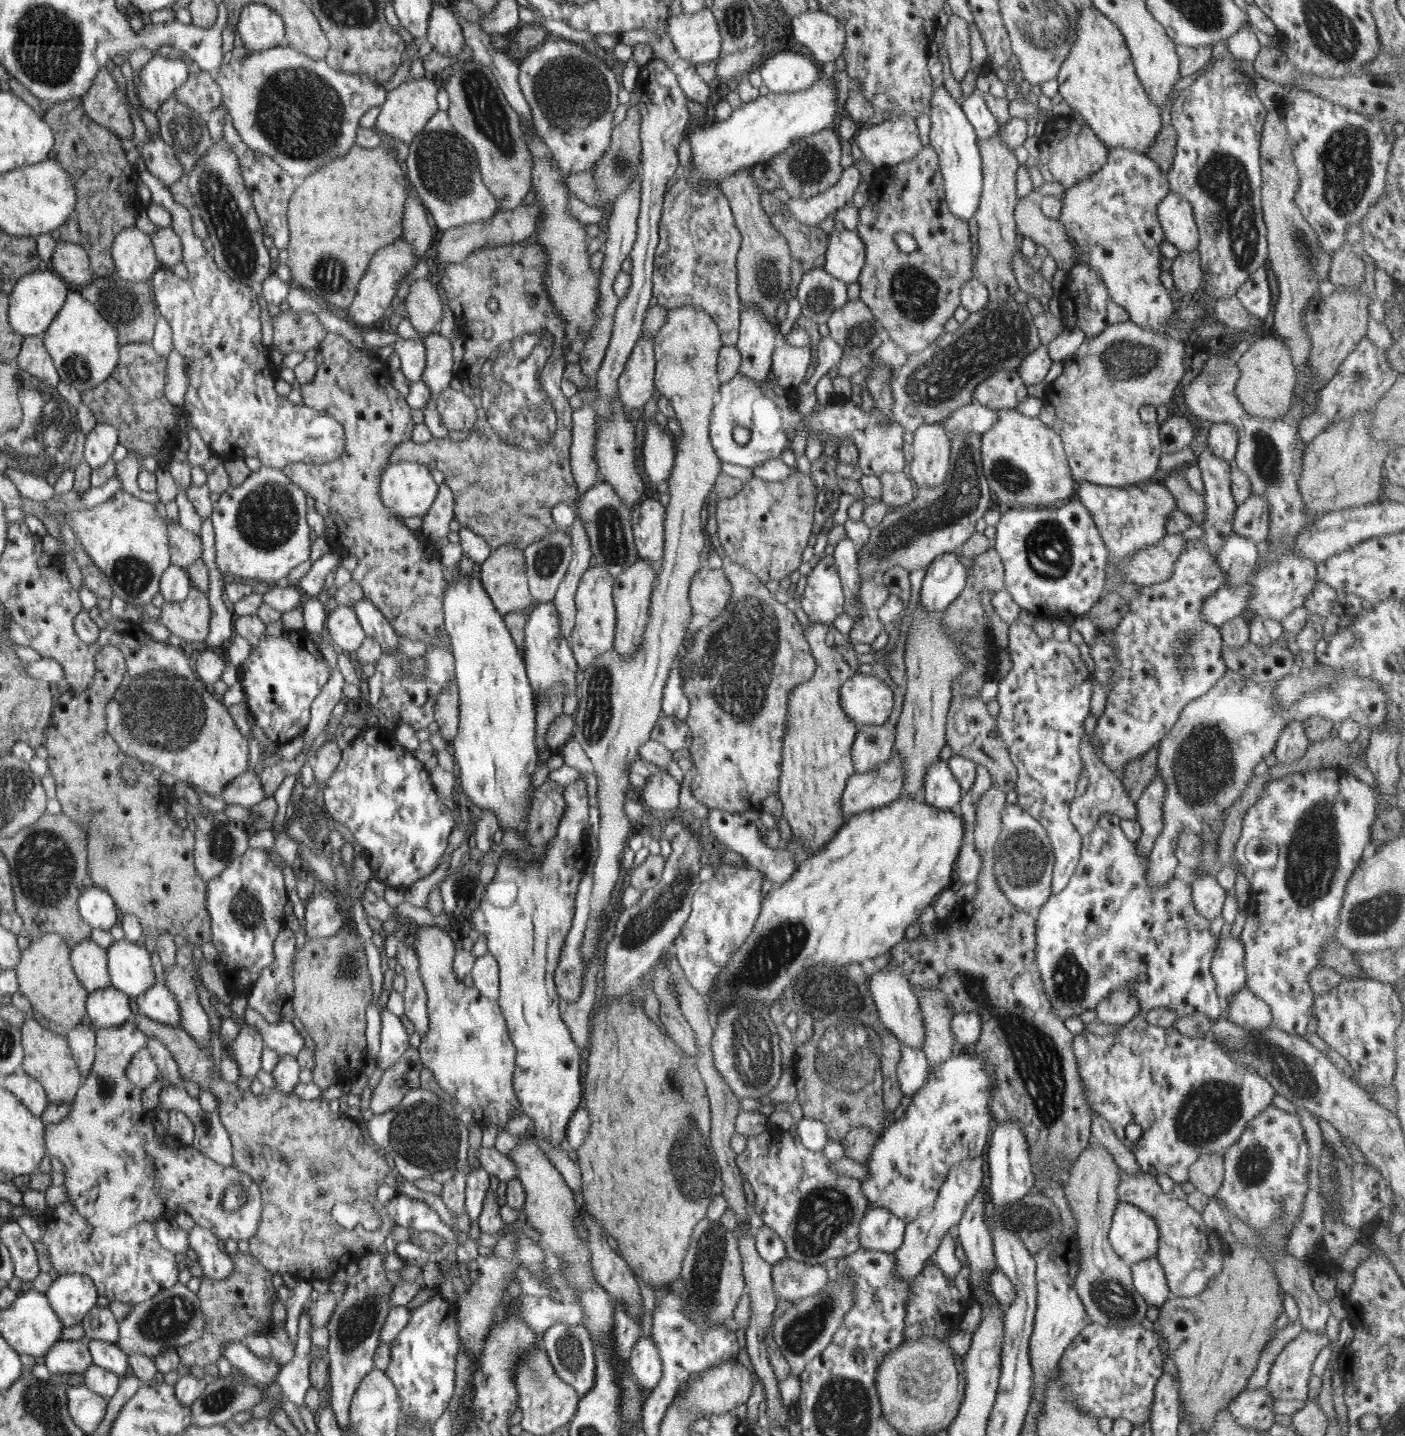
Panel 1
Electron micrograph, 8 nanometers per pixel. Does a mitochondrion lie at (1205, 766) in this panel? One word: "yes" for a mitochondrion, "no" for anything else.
yes

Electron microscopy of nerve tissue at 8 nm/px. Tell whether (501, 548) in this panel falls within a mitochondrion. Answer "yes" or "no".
no

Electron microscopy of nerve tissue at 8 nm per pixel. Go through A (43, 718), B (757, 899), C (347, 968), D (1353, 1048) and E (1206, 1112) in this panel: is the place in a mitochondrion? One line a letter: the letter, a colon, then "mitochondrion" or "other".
A: other
B: other
C: mitochondrion
D: other
E: mitochondrion

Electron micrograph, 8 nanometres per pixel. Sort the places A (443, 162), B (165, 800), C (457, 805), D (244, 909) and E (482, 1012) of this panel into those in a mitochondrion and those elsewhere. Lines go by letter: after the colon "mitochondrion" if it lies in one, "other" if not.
A: mitochondrion
B: other
C: other
D: mitochondrion
E: other

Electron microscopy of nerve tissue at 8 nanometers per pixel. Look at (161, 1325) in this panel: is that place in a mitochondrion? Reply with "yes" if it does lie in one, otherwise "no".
yes

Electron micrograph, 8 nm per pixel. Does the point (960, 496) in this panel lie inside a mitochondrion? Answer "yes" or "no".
yes

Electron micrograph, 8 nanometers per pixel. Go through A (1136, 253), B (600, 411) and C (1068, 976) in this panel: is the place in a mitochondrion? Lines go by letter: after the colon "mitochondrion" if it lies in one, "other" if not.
A: mitochondrion
B: other
C: mitochondrion

